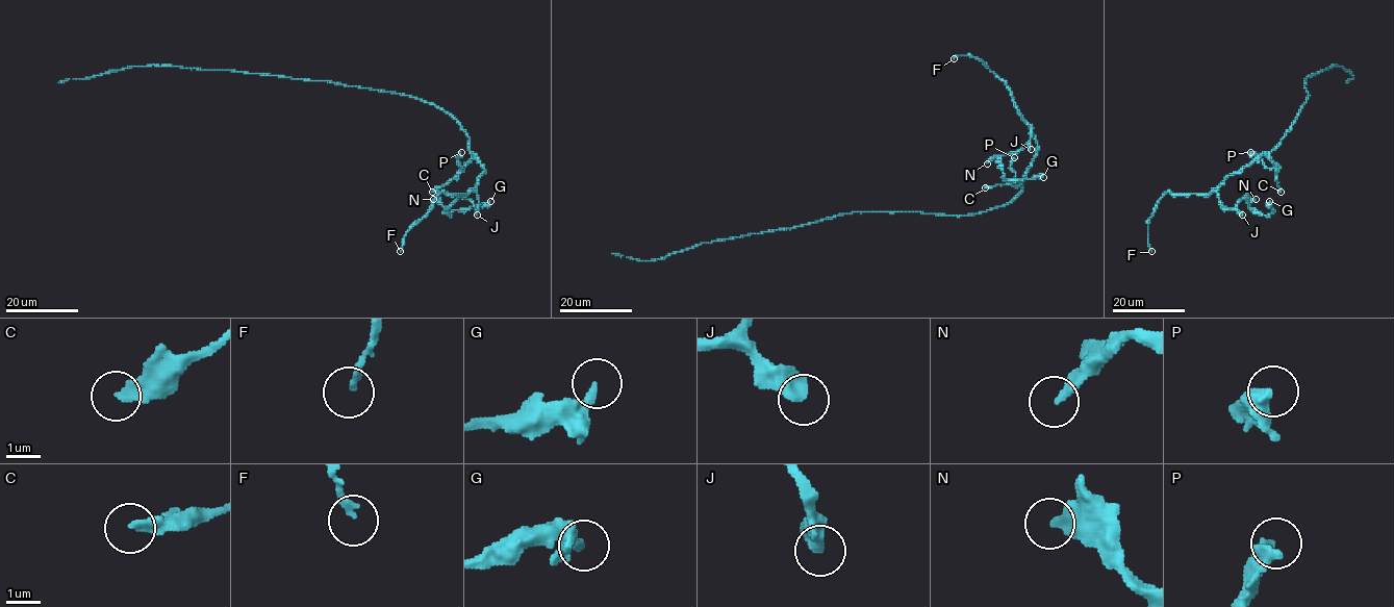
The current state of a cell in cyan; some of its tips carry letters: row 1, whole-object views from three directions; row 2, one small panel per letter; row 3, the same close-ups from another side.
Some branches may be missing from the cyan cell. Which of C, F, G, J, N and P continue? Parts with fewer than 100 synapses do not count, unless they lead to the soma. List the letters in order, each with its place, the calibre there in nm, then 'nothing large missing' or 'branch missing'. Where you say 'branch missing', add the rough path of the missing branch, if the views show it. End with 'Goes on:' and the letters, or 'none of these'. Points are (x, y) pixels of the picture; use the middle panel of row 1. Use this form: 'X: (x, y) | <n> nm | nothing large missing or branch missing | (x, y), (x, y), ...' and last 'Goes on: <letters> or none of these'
C: (985, 187) | 280 nm | nothing large missing
F: (954, 58) | 170 nm | nothing large missing
G: (1043, 177) | 260 nm | nothing large missing
J: (1031, 149) | 480 nm | nothing large missing
N: (987, 163) | 280 nm | nothing large missing
P: (1014, 157) | 480 nm | nothing large missing
Goes on: none of these

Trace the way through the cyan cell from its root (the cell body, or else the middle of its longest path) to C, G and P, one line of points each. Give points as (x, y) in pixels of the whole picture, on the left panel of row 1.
C: (384, 91), (432, 103), (448, 112), (469, 137), (472, 159), (454, 178), (432, 192)
G: (384, 91), (432, 103), (469, 137), (484, 171), (476, 186), (478, 206), (457, 198), (447, 211), (490, 201)
P: (384, 91), (411, 96), (448, 112), (469, 137), (472, 158), (461, 169), (457, 157), (461, 152)

